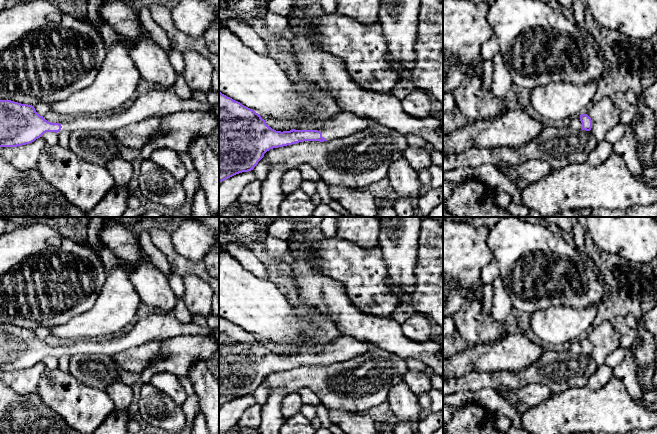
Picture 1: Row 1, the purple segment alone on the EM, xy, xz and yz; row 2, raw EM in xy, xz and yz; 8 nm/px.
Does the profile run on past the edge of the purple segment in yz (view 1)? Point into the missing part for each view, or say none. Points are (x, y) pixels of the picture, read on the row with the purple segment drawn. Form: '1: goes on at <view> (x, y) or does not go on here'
1: goes on at yz (575, 122)

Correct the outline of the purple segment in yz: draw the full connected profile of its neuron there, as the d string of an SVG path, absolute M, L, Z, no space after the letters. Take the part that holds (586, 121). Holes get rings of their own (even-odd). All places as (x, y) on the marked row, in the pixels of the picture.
M587 114L575 115L571 118L569 127L590 131L592 128L592 120Z

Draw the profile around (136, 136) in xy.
M161 116L149 117L113 131L117 142L134 150L142 150L160 134Z

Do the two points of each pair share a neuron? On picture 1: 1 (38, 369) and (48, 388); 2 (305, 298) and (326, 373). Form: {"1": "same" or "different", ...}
{"1": "different", "2": "different"}

